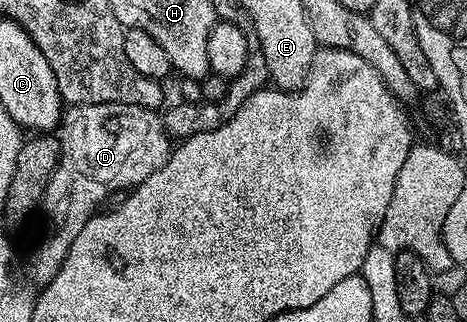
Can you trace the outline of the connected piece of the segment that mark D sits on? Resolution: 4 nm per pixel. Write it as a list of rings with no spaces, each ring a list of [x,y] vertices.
[[[84,104],[83,106],[71,105],[62,115],[60,123],[60,141],[62,151],[58,166],[48,180],[48,188],[42,197],[40,218],[42,214],[42,227],[38,230],[38,239],[26,258],[26,274],[35,282],[38,288],[44,287],[60,272],[60,264],[64,264],[64,256],[68,256],[68,248],[80,236],[84,224],[94,217],[101,202],[105,203],[114,190],[131,191],[140,185],[152,172],[164,168],[170,159],[172,139],[166,133],[158,110],[149,110],[136,104]]]

